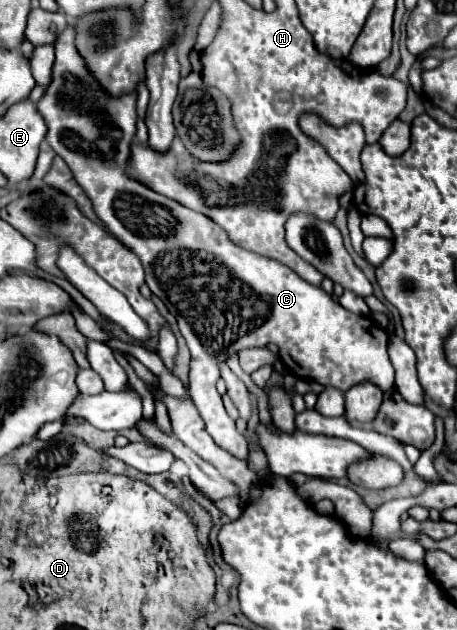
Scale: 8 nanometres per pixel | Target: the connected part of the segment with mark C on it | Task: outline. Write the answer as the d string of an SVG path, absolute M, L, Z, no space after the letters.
M68 21L66 29L62 31L62 35L58 35L54 43L56 59L52 67L52 81L46 87L42 99L38 101L38 111L48 123L48 135L46 135L48 145L72 169L76 183L90 197L98 219L106 223L106 227L114 233L118 241L122 241L132 253L138 255L146 273L146 285L154 295L158 295L166 303L170 313L178 319L180 333L184 335L188 349L192 353L188 391L212 439L220 447L228 449L234 457L238 459L248 457L246 439L236 431L234 421L228 417L222 405L222 397L216 391L216 383L222 377L220 363L226 363L230 355L236 355L250 347L264 347L268 343L280 347L282 363L296 377L312 379L326 387L336 387L340 391L348 391L350 387L370 379L370 383L378 383L378 389L382 391L390 391L392 387L396 387L408 403L424 405L424 391L416 375L416 355L402 339L394 335L386 351L388 335L378 325L372 325L370 317L360 317L346 311L338 301L334 301L328 293L324 293L324 289L306 283L290 267L282 263L272 263L272 259L268 257L260 257L256 253L232 245L226 231L206 215L196 213L160 193L154 193L152 189L136 183L126 175L126 159L130 155L130 143L136 133L138 95L136 91L130 95L118 95L118 99L106 95L100 83L94 79L94 75L90 75L90 69L84 65L86 61L82 59L82 55L78 55L74 39L76 39L74 21Z

